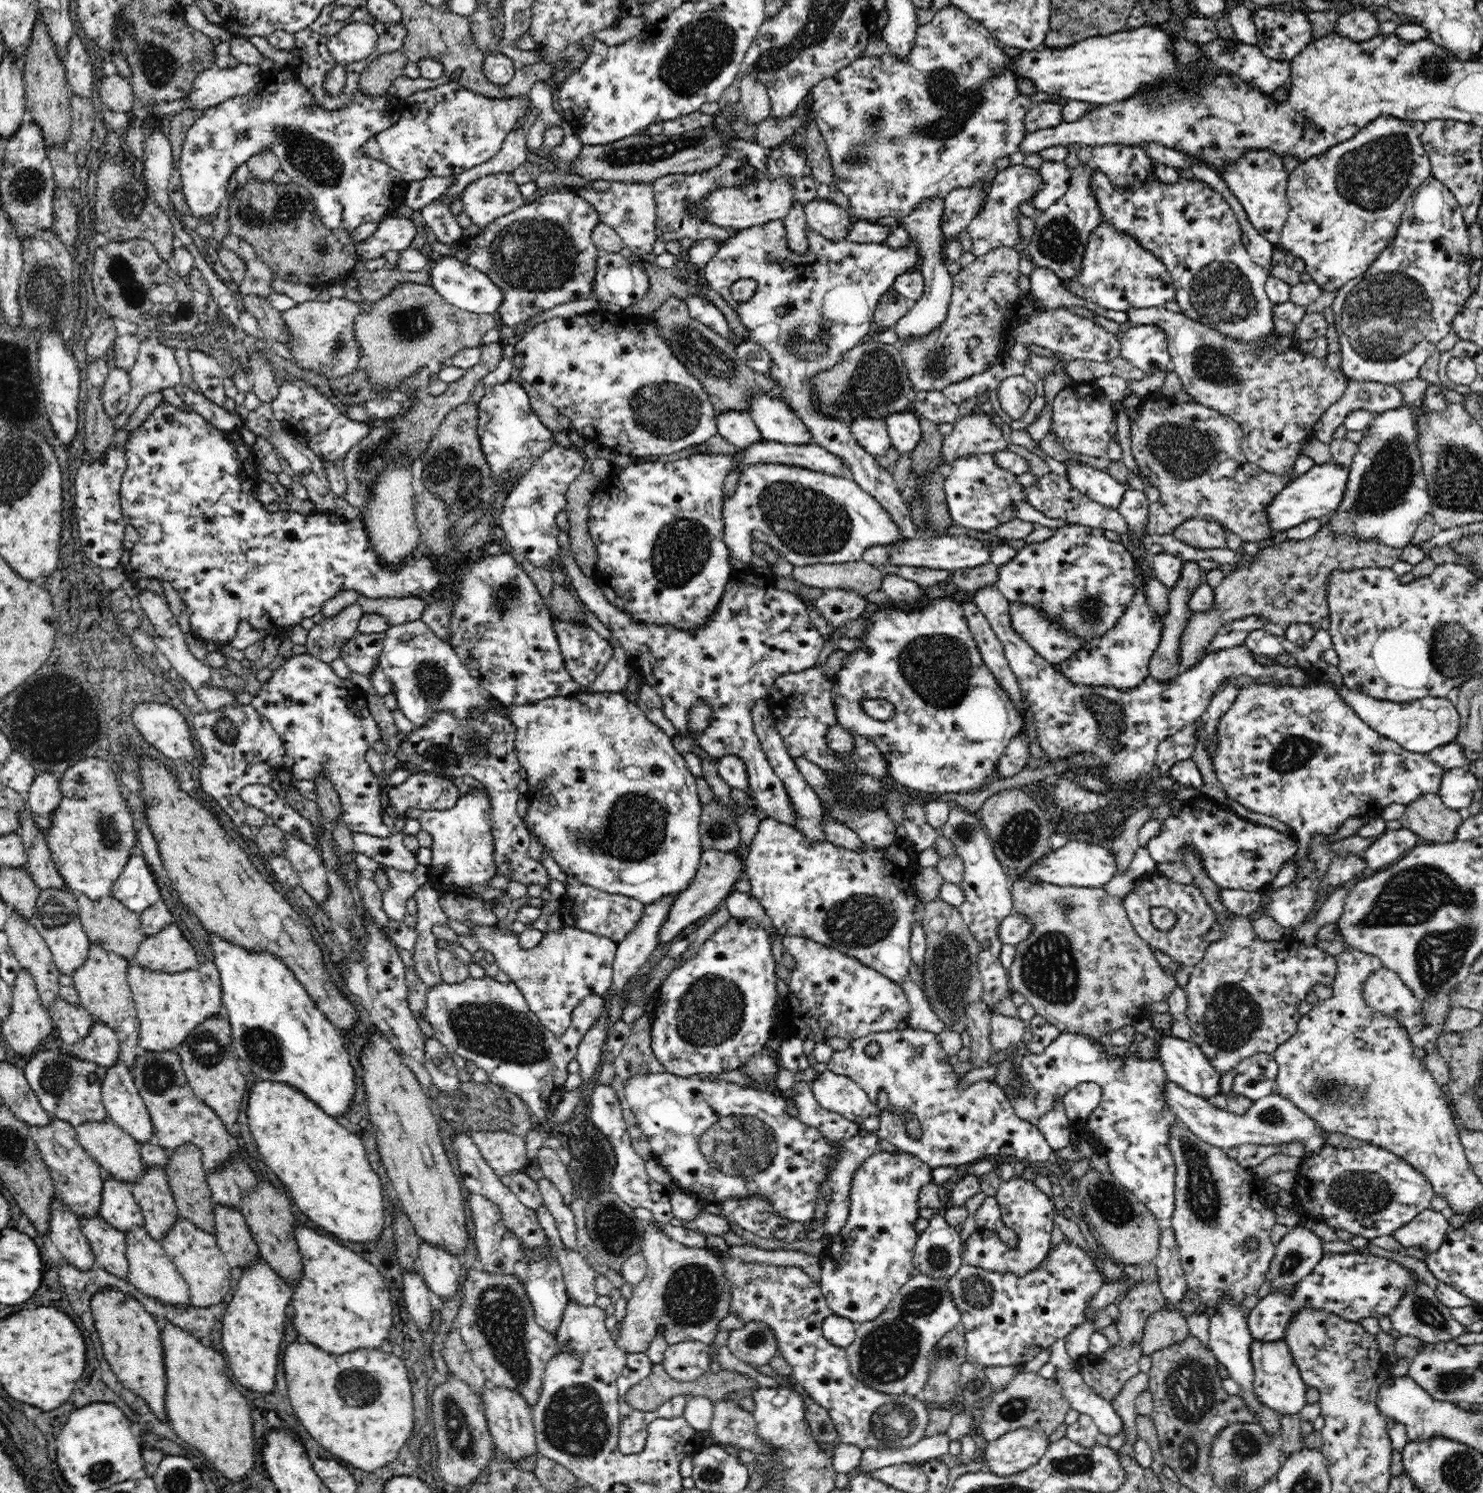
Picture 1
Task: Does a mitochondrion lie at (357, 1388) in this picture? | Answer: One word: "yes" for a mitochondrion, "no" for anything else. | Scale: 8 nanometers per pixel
yes

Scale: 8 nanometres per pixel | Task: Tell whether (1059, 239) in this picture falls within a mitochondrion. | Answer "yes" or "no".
yes

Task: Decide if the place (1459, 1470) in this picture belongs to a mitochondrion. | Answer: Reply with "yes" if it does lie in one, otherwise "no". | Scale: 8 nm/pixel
yes

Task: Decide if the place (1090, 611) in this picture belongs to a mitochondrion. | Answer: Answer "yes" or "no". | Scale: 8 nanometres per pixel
yes

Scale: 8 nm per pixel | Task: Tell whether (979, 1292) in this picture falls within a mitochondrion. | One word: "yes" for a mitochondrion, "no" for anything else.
yes

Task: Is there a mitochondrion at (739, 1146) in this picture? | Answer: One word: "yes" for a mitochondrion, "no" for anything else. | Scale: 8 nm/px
yes

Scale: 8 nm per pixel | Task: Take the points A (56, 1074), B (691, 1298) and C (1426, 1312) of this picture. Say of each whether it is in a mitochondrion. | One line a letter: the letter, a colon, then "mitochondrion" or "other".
A: mitochondrion
B: mitochondrion
C: mitochondrion

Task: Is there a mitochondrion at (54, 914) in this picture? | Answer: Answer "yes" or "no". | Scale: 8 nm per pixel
yes

